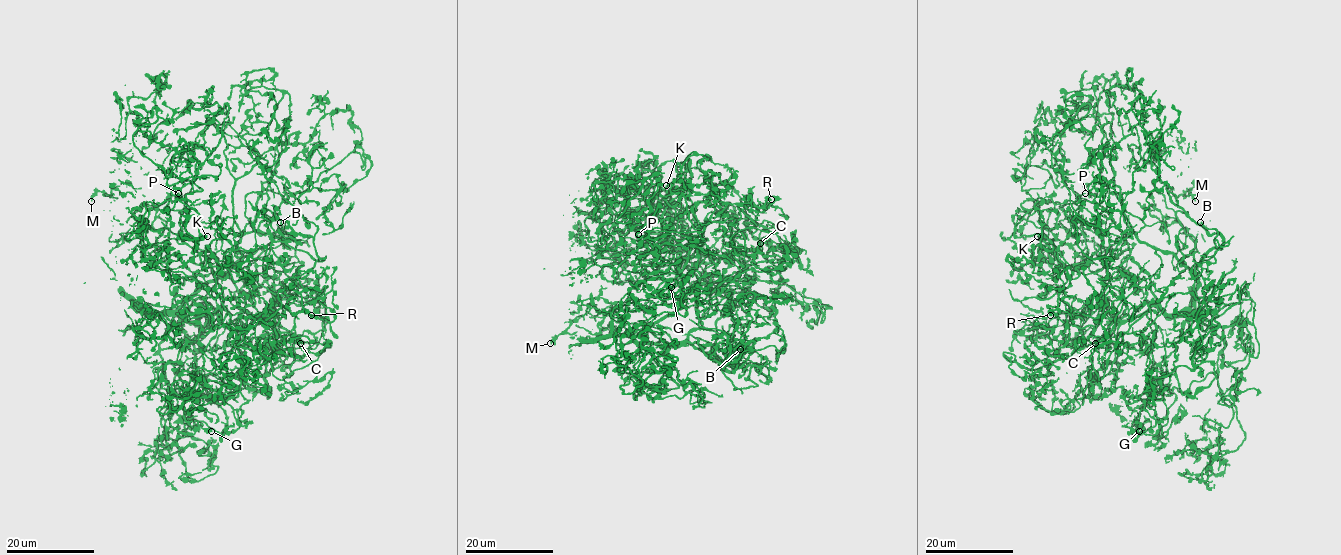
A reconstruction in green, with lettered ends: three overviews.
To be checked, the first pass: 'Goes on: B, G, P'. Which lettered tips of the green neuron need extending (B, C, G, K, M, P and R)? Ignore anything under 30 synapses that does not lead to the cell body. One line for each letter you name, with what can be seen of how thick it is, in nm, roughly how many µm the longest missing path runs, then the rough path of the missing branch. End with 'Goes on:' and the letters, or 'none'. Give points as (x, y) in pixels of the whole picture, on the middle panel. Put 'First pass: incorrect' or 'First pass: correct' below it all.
B: 260 nm thick; about 80 µm are missing; missing branch runs (740, 349), (751, 344), (764, 362), (808, 374), (806, 321), (820, 287), (830, 288), (802, 285)
P: 140 nm thick; about 15 µm are missing; missing branch runs (638, 234), (613, 239), (603, 236), (598, 241)
R: 380 nm thick; about 20 µm are missing; missing branch runs (771, 199), (777, 211), (767, 205), (756, 180), (755, 185), (745, 192)
Goes on: B, P, R
First pass: incorrect

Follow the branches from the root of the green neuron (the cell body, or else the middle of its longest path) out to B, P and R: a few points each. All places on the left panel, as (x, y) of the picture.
B: (203, 256), (220, 288), (222, 302), (208, 314), (180, 312), (206, 284), (264, 248), (281, 228), (280, 222)
P: (203, 256), (182, 238), (180, 215), (187, 205), (180, 190), (171, 191), (173, 194), (178, 193)
R: (203, 256), (222, 294), (222, 320), (229, 314), (239, 328), (264, 322), (285, 289), (311, 315)

